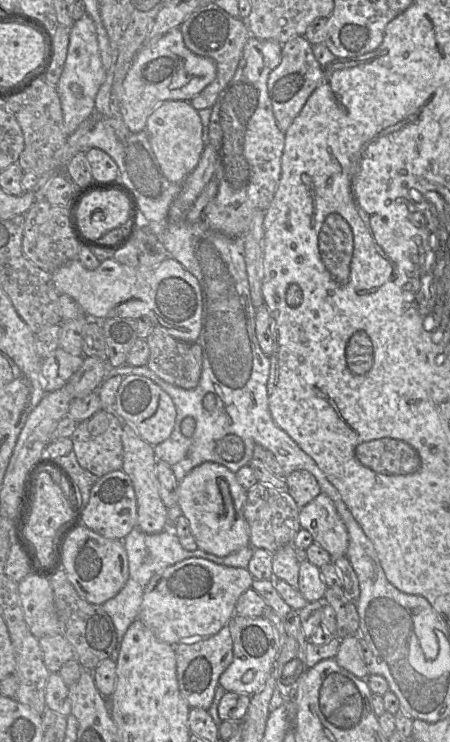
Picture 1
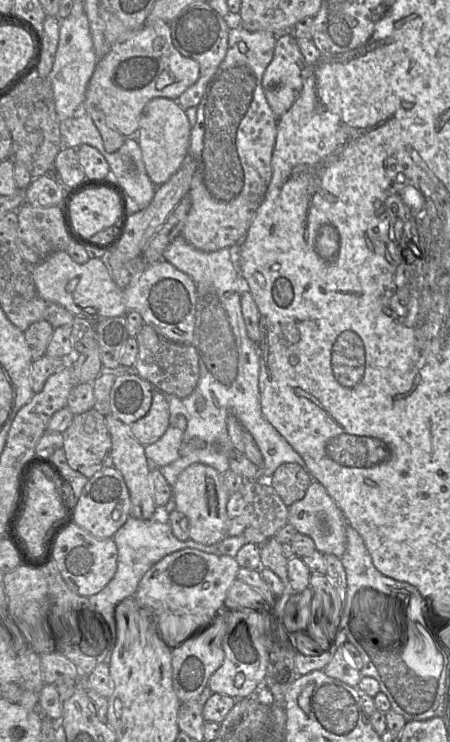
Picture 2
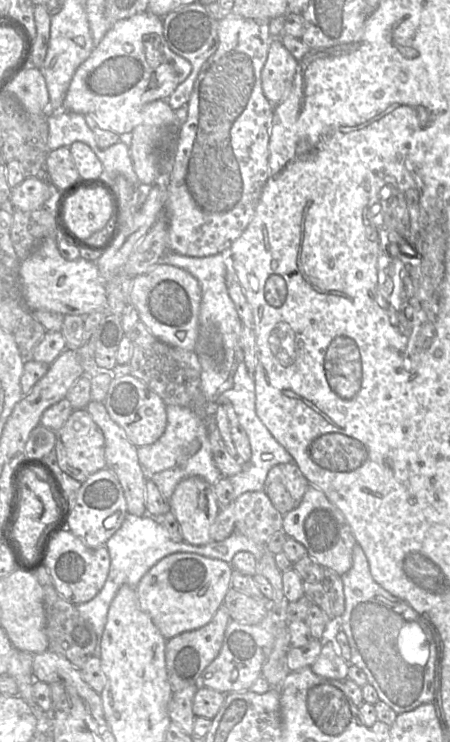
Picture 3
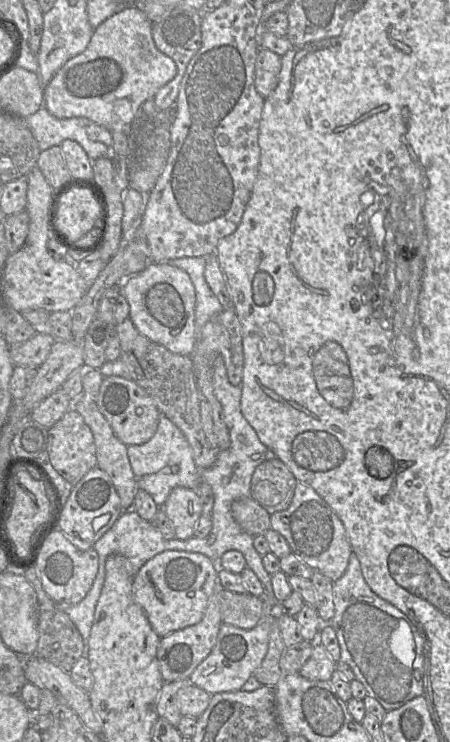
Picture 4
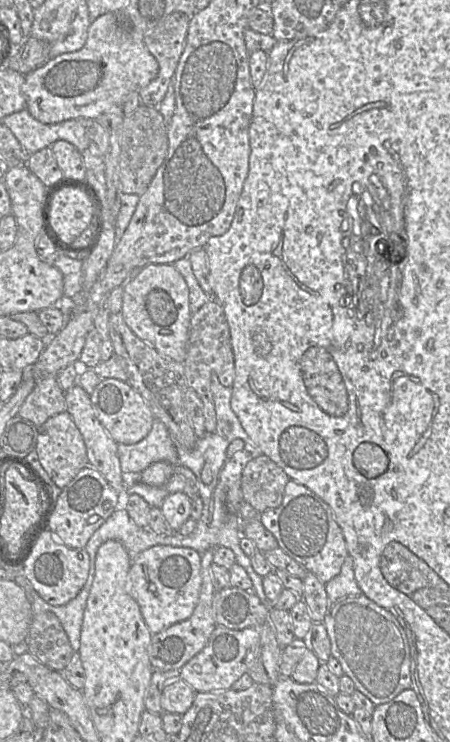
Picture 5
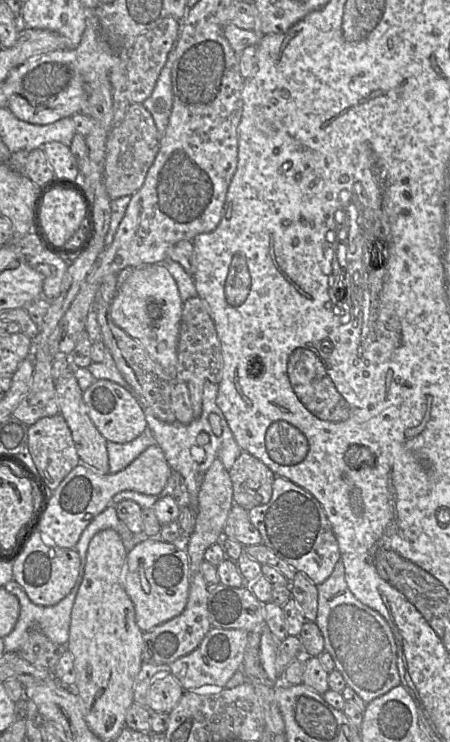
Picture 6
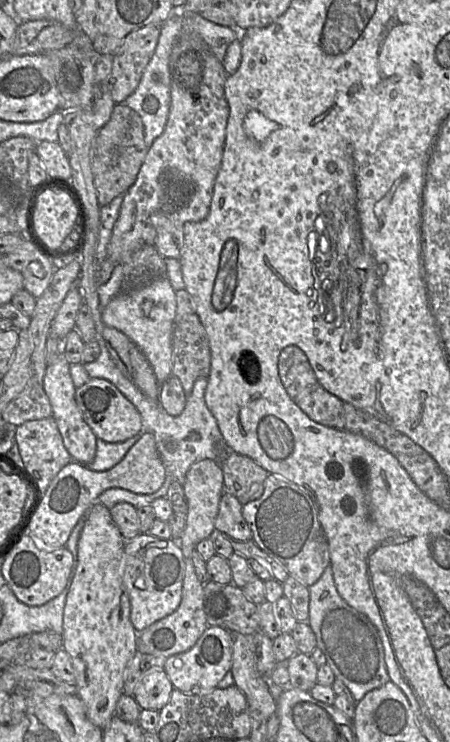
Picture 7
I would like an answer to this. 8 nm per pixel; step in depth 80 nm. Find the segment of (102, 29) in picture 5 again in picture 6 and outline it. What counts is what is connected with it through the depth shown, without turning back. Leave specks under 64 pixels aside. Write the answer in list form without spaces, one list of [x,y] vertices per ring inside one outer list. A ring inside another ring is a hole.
[[[89,15],[80,44],[73,49],[57,50],[30,59],[12,69],[3,81],[7,107],[18,119],[37,125],[51,124],[81,113],[85,103],[84,82],[107,75],[120,63],[118,54],[101,36],[97,20]]]

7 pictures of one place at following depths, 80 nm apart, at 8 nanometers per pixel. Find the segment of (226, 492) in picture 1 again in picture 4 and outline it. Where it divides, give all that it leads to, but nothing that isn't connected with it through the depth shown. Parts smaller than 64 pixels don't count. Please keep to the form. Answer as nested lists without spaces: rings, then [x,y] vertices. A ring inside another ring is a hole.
[[[173,489],[160,509],[172,521],[177,539],[187,540],[195,536],[195,527],[203,513],[203,503],[193,489]]]

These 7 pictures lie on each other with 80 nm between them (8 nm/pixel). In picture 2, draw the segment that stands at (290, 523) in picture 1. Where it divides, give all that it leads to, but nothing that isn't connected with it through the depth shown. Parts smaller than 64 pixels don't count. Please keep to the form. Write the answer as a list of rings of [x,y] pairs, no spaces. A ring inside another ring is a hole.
[[[246,481],[245,484],[232,494],[227,504],[227,537],[243,536],[247,544],[261,546],[288,524],[288,511],[282,499],[271,485],[261,485],[256,481]]]

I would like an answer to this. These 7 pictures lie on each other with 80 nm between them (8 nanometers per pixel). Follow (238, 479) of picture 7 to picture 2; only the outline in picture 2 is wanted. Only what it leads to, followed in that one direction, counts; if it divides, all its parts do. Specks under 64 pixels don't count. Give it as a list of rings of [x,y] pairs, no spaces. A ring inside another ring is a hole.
[[[286,463],[280,465],[273,473],[270,485],[287,507],[302,500],[313,482],[305,467]]]

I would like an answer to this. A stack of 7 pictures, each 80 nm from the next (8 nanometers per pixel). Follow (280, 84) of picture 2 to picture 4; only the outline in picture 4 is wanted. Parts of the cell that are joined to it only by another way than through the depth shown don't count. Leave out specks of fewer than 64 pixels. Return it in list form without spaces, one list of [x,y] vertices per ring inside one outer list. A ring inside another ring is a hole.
[[[260,49],[255,63],[255,87],[262,97],[269,97],[279,83],[282,56]]]

